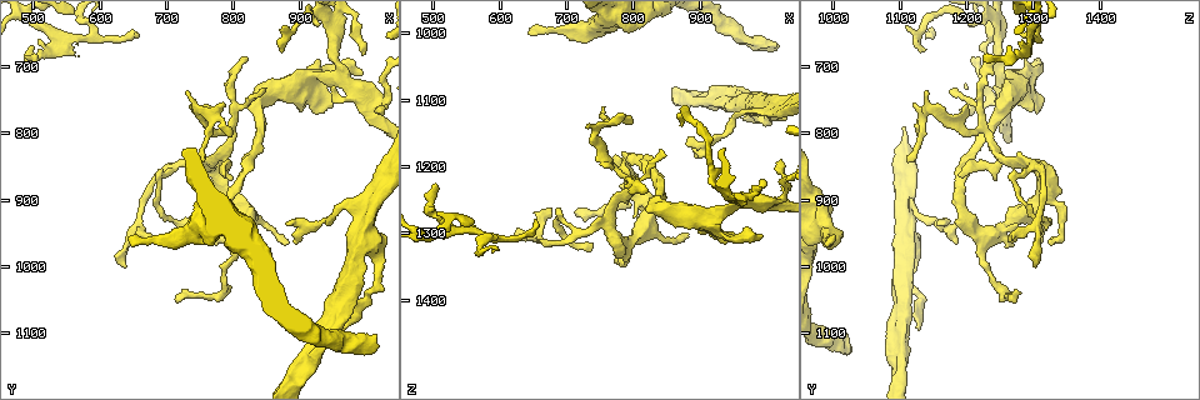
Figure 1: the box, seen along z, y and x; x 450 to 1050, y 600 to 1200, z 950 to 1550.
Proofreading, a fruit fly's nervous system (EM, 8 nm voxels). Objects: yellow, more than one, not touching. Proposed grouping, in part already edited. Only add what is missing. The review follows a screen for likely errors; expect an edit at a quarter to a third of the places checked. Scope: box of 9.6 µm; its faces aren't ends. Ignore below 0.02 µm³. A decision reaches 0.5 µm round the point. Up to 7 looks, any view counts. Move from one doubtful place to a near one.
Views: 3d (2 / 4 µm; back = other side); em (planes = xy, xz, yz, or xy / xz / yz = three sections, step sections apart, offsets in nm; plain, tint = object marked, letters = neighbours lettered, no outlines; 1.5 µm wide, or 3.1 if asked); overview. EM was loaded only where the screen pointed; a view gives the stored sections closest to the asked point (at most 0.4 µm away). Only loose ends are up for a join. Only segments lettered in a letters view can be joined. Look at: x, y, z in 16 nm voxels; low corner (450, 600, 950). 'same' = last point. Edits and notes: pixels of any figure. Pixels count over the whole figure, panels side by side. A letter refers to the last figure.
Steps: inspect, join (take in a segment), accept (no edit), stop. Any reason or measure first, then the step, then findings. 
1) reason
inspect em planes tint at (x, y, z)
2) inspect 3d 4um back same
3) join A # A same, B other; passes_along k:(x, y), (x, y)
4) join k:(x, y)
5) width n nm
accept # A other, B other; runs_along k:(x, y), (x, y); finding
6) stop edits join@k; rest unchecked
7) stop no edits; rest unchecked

inspect em planes letters at (895, 770, 1295)

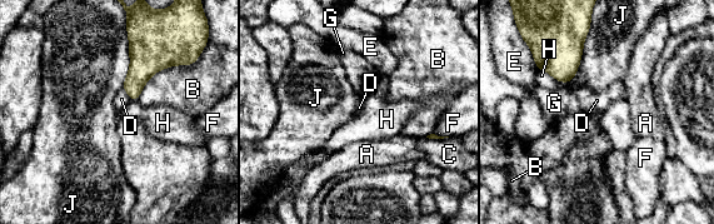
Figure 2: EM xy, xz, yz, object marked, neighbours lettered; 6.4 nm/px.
accept # A other, B other, C other, D other, E other, F other, G other, H other, J other; border 2:(123, 88), (130, 99); no lettered segment goes on from it

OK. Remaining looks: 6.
tapers out
inspect em xy step 4 plain at (995, 710, 1305)

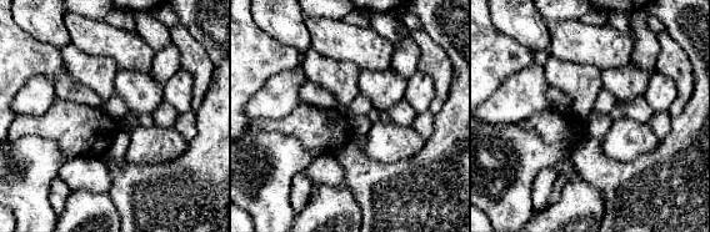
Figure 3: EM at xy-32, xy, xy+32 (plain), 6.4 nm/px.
inspect em xy step 4 letters same

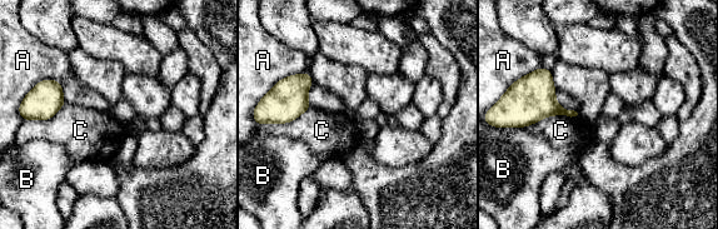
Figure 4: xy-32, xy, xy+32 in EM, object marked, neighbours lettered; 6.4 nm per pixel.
accept # A other, B other, C other; border 4:(527, 125), (497, 128); none of them fits

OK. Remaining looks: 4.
thin end
inspect em xy step 4 tint at (820, 690, 1240)

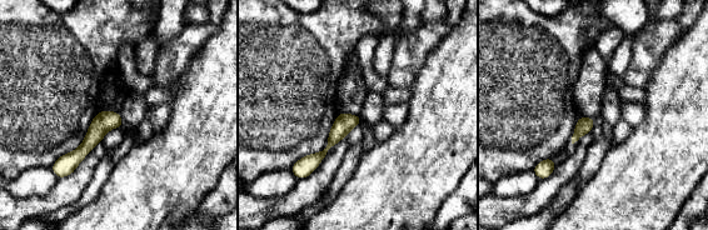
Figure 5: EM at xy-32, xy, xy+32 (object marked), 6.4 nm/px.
see the neighbours
inspect em xy step 4 letters same

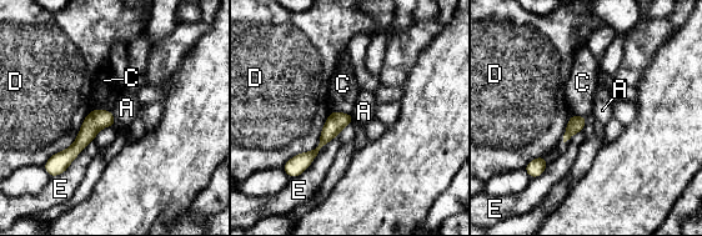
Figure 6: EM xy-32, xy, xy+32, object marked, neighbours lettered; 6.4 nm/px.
accept # A other, C other, D other, E other; border 6:(331, 110), (350, 115); none of them fits

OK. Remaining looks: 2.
stop no edits; rest unchecked

